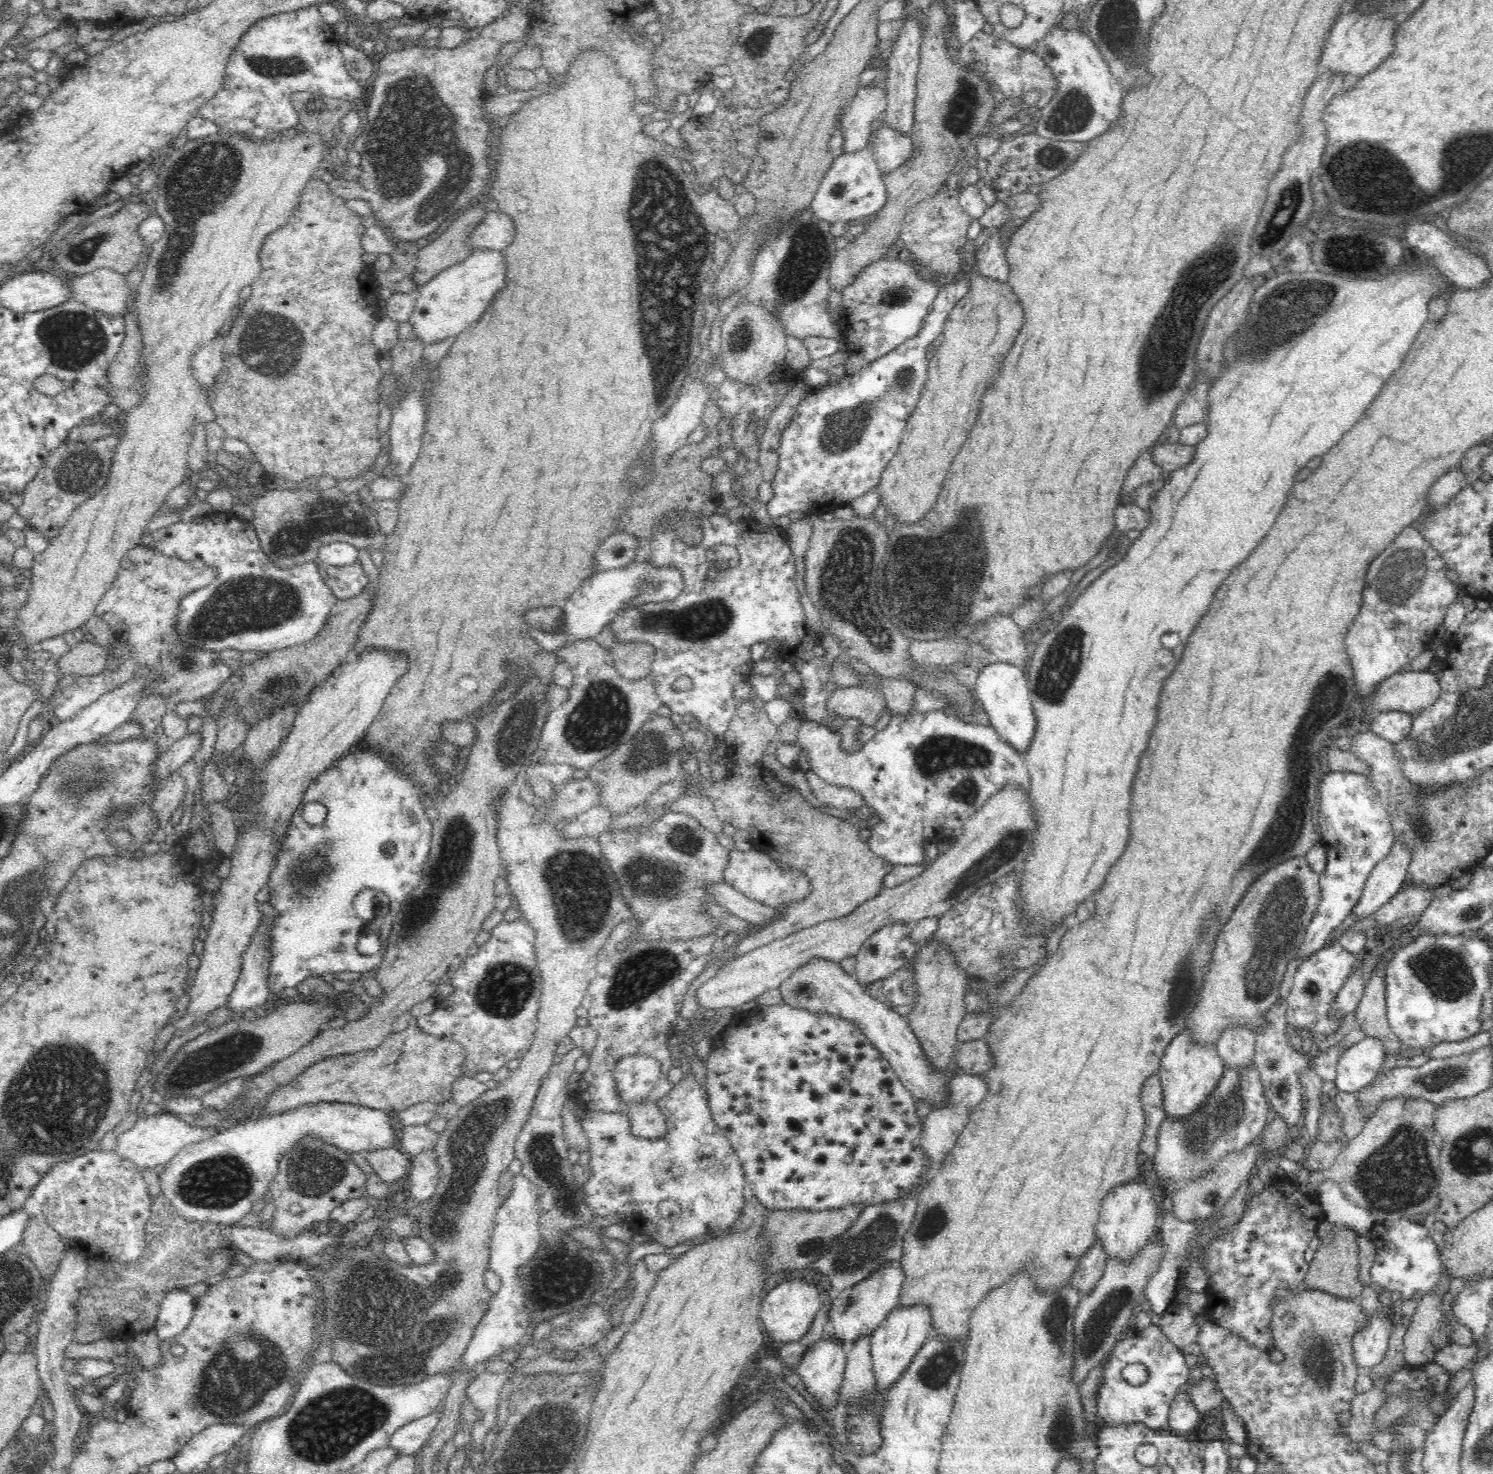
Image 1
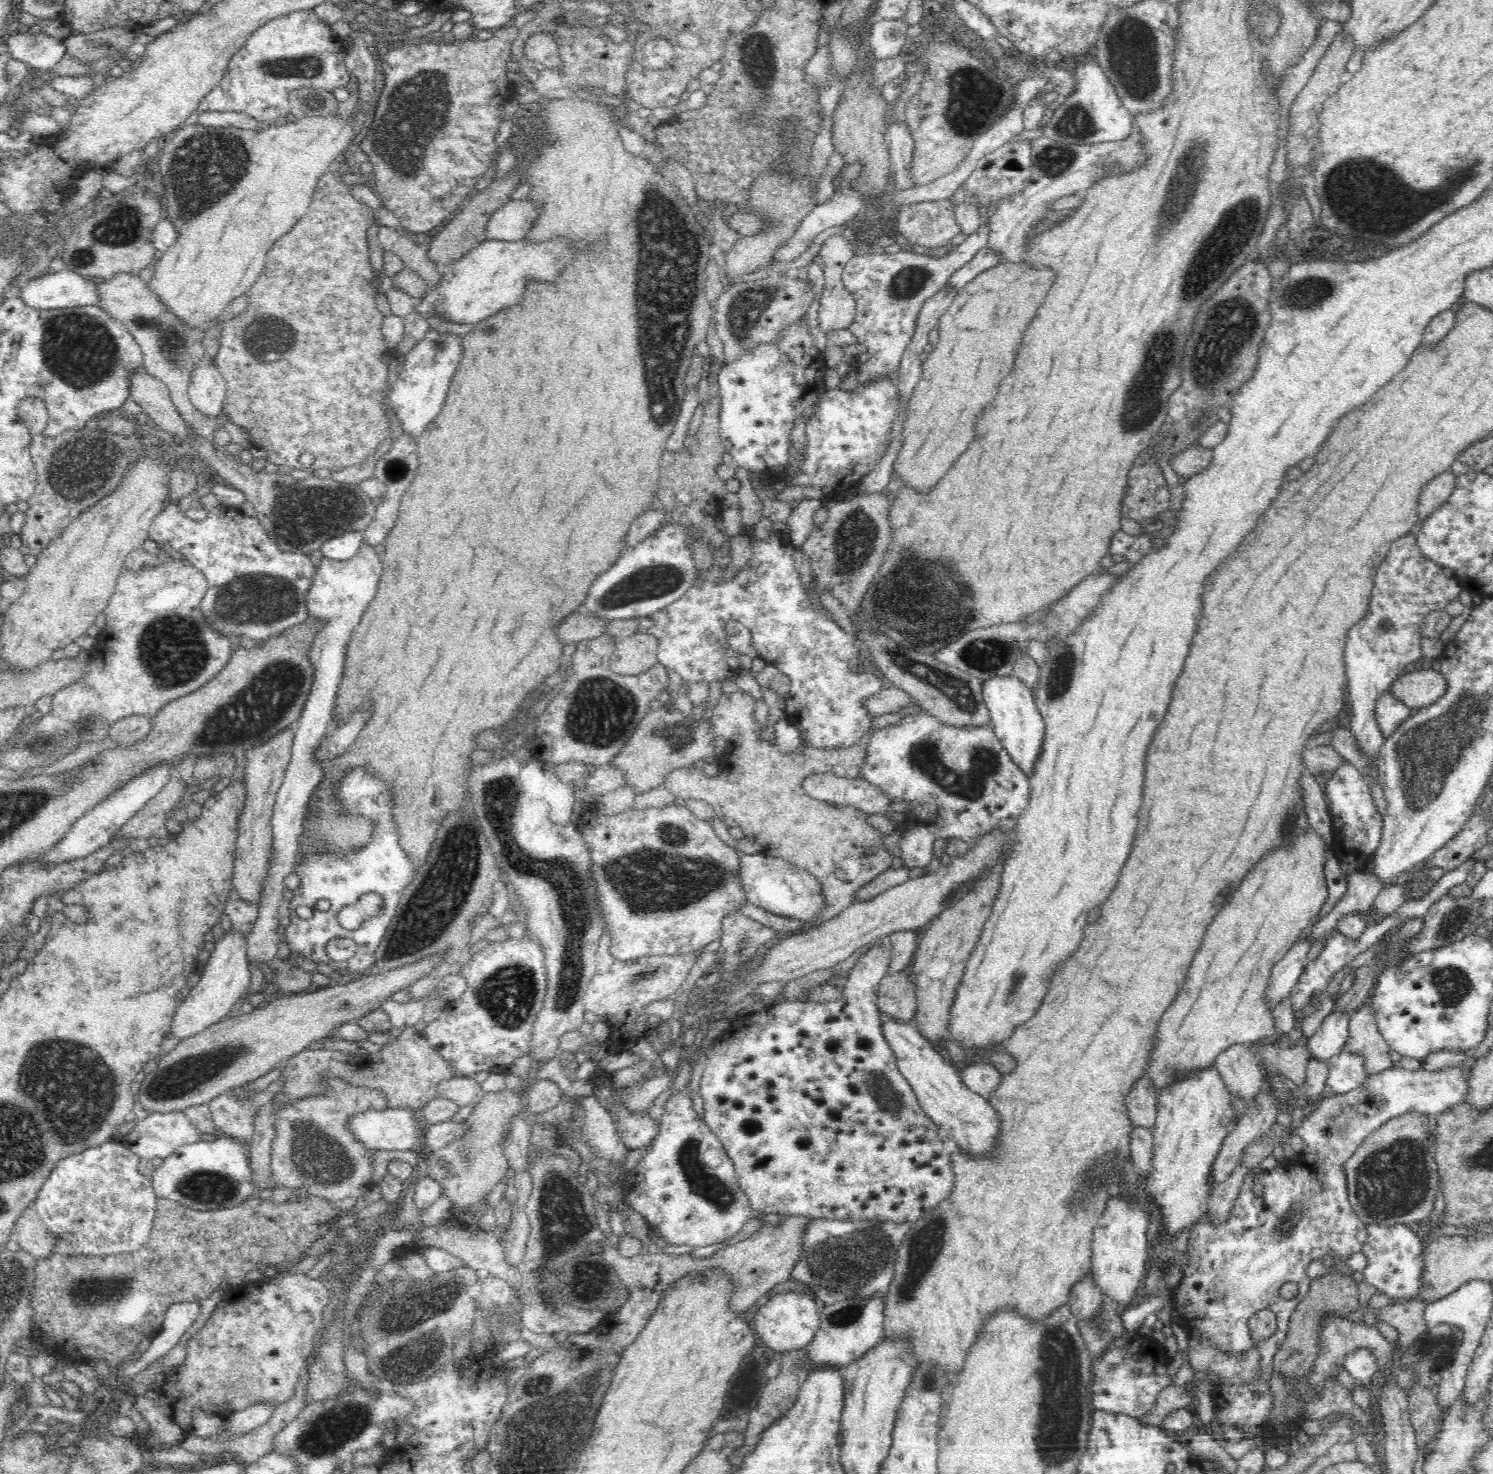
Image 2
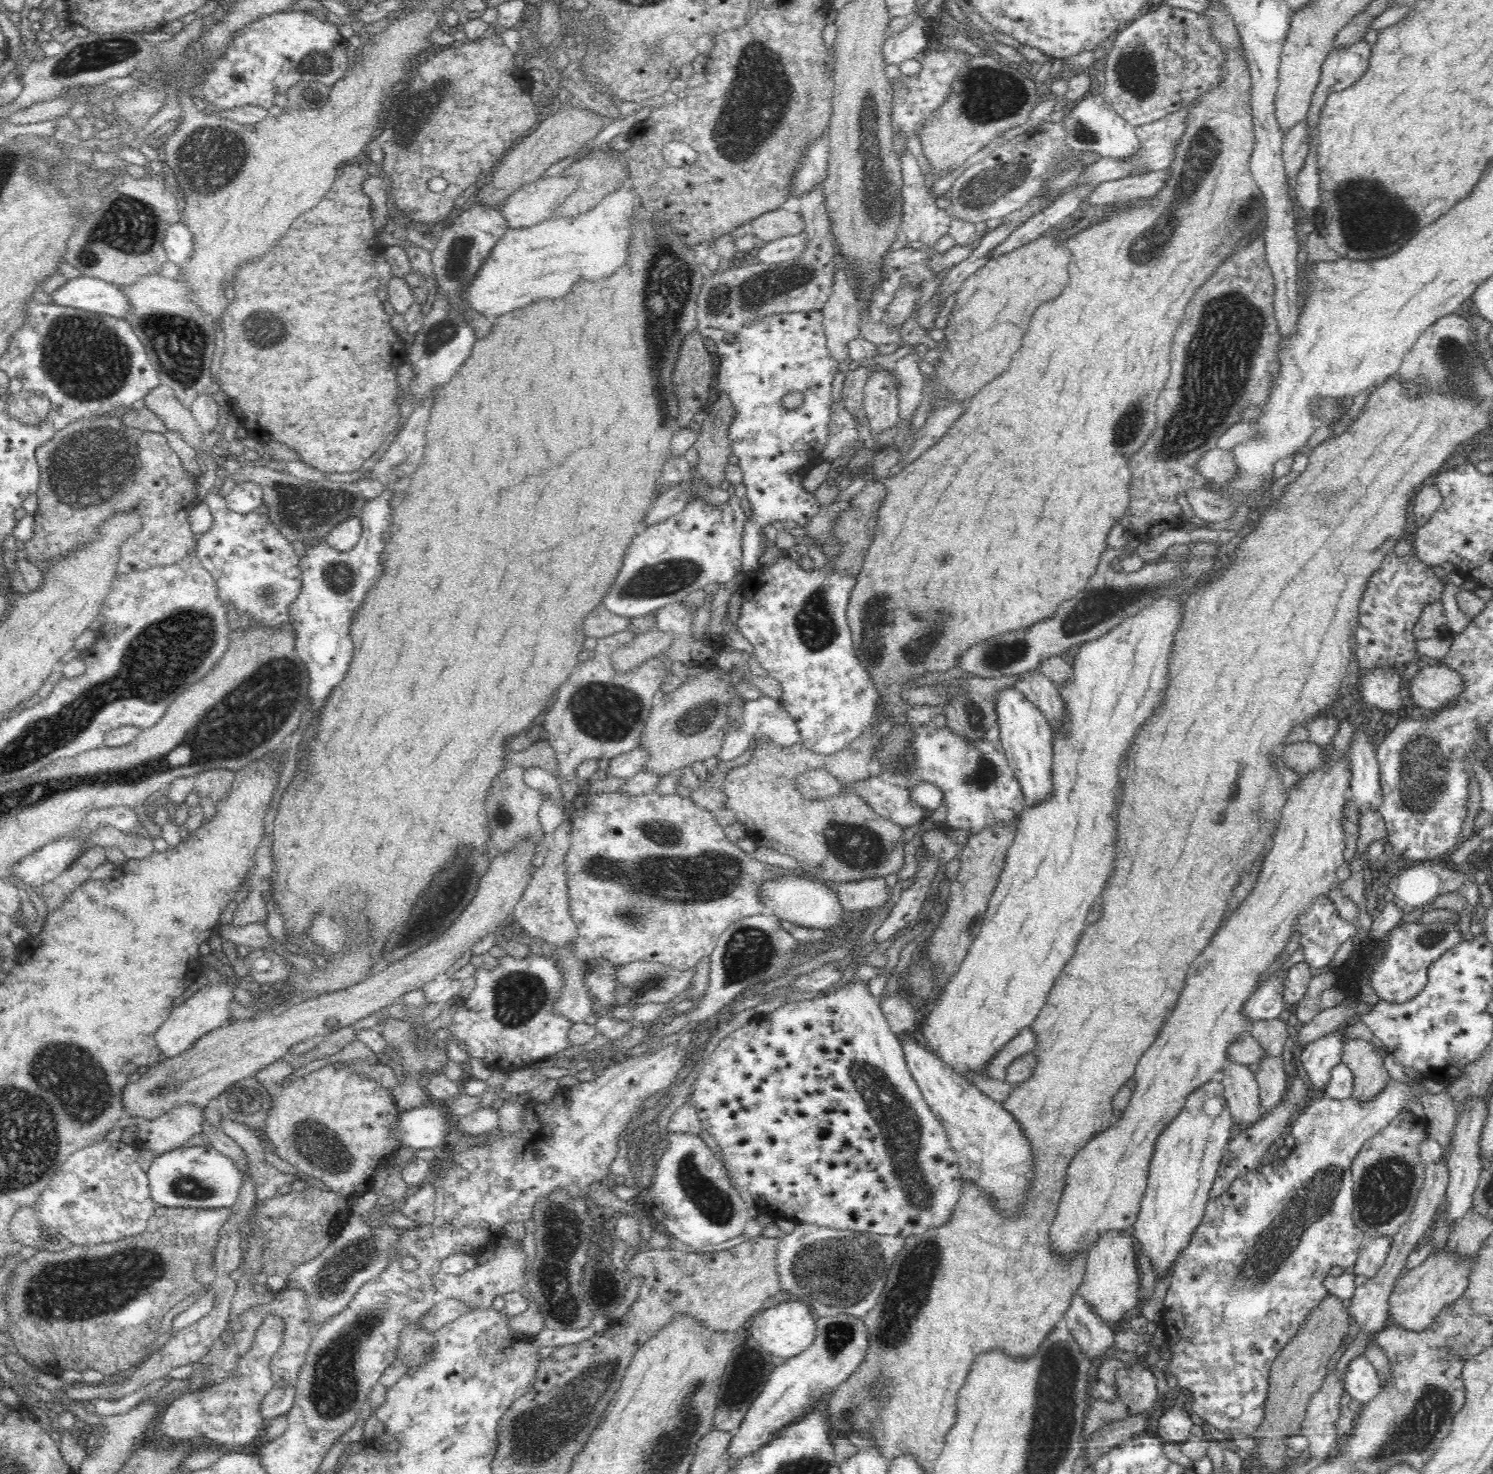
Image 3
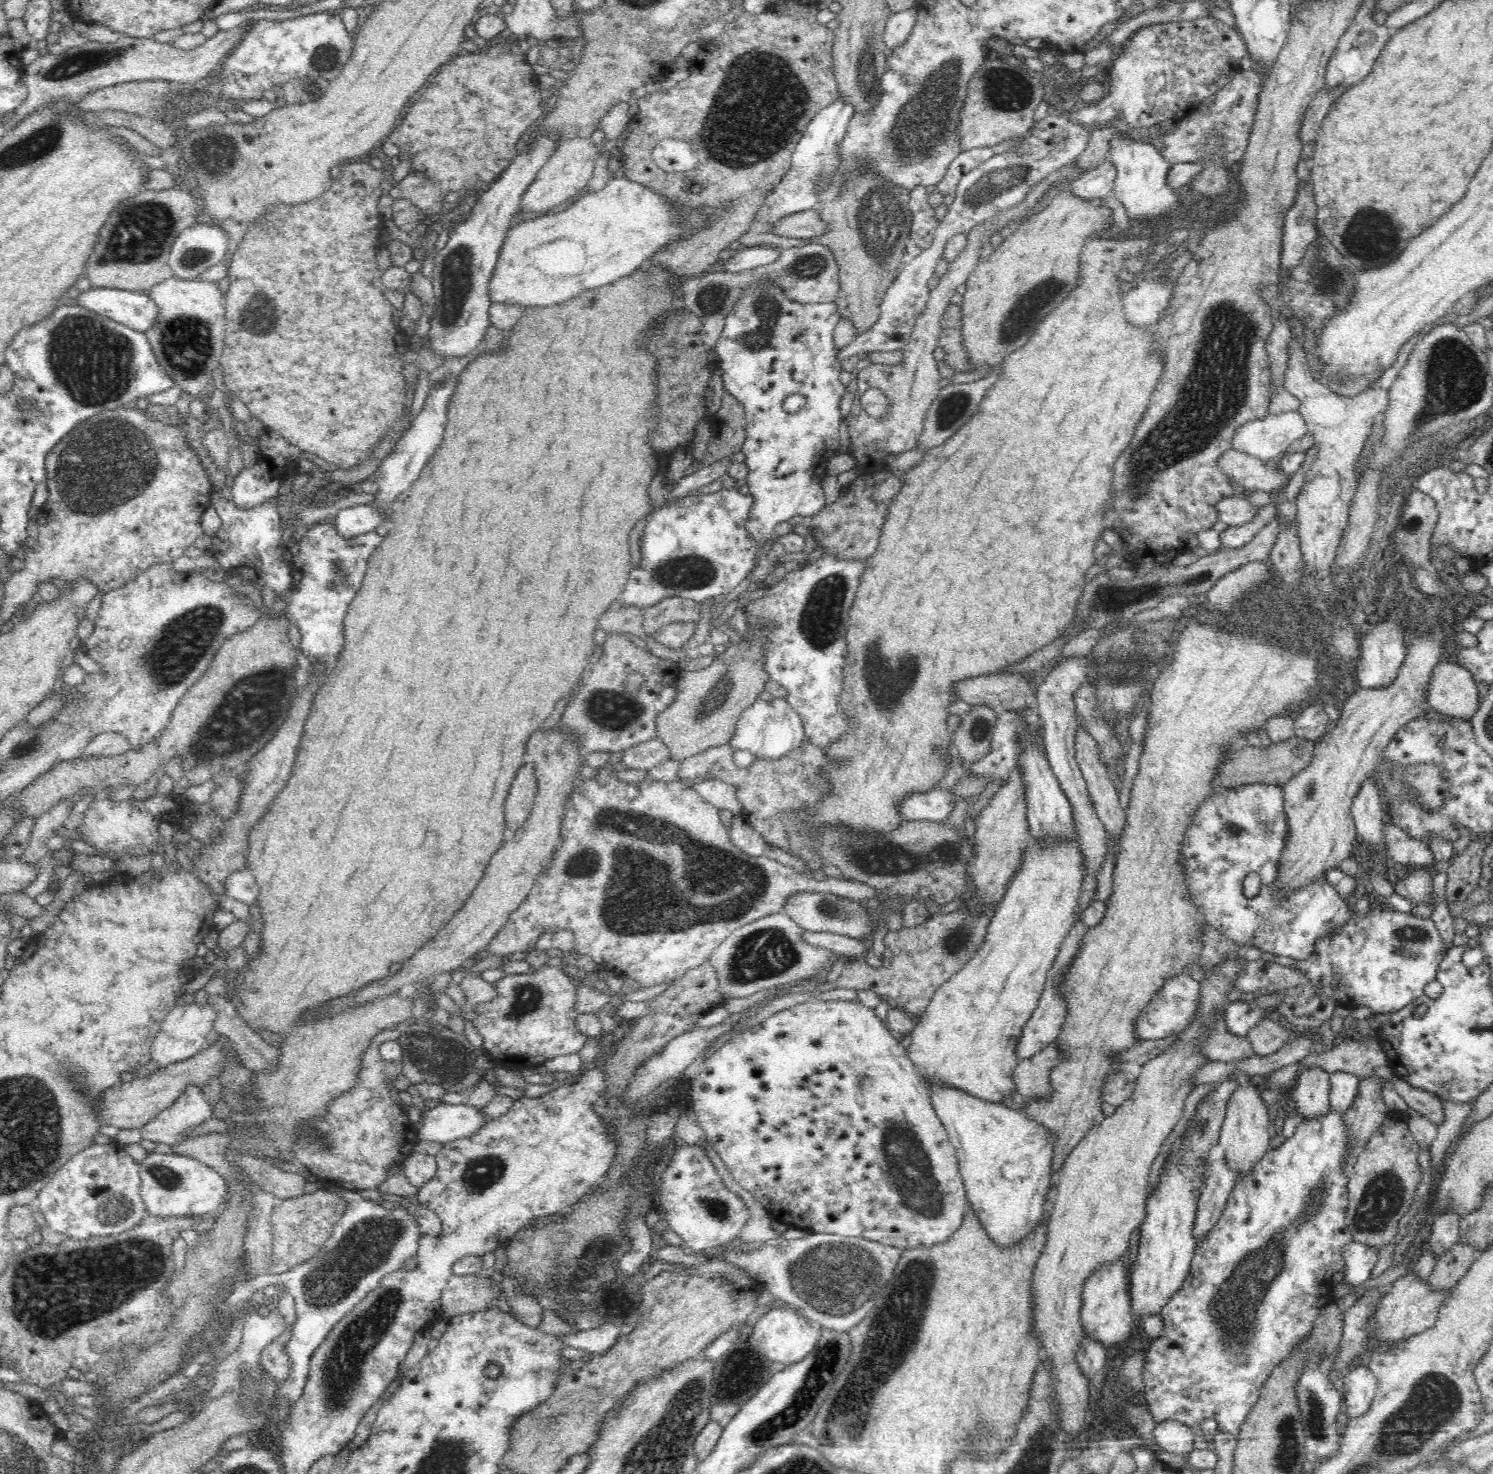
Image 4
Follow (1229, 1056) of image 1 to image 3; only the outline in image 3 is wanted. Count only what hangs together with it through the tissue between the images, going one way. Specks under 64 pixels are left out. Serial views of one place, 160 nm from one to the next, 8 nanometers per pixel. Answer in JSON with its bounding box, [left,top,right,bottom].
[1221,1058,1262,1130]

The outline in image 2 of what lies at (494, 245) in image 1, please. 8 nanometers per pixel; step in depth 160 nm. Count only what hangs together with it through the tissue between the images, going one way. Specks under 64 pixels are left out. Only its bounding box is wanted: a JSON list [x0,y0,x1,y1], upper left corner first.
[485,199,542,242]

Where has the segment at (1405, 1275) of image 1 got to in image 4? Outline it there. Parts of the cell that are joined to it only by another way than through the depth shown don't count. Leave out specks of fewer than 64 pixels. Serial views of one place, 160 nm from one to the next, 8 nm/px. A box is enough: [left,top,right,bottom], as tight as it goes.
[1342,1240,1378,1289]

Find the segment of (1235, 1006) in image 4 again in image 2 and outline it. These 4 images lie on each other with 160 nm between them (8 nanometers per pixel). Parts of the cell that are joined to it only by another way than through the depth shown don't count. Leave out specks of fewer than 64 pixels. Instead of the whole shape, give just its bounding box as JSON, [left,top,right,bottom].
[1266,935,1310,1010]

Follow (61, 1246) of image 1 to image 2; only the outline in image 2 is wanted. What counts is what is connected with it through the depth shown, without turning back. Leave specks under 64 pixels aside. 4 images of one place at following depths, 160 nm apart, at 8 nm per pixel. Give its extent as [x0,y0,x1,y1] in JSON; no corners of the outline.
[13,1206,58,1261]

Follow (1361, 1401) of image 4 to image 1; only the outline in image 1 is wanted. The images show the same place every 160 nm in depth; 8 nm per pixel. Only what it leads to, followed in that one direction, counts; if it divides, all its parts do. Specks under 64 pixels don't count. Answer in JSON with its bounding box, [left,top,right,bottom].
[1353,1306,1396,1371]

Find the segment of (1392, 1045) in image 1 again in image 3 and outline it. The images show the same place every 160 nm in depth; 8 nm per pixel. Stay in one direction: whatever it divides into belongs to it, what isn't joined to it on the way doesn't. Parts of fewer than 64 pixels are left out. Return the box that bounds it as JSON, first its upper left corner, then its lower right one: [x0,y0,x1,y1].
[1342,1038,1390,1101]

